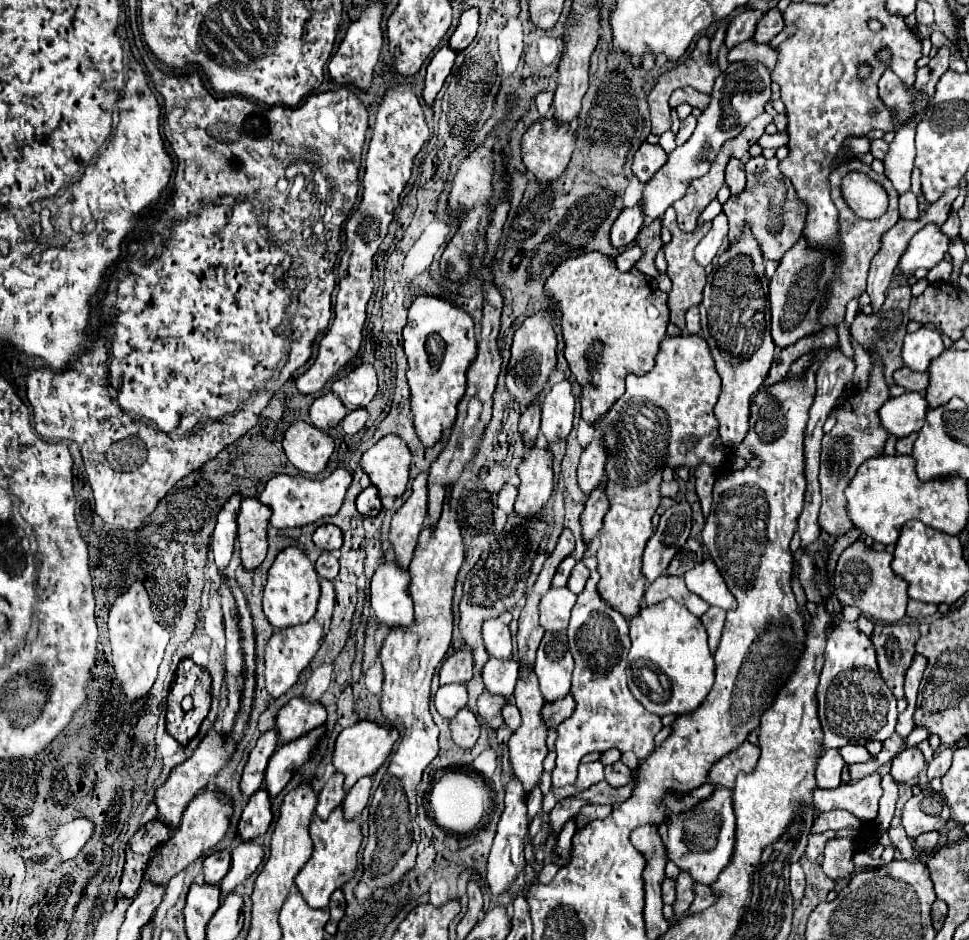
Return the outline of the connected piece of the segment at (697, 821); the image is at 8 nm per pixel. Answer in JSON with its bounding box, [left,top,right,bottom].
[665,786,735,884]

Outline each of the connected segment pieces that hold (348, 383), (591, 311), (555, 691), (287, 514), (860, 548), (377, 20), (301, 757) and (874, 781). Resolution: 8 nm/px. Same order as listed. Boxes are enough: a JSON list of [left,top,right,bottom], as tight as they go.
[[331,362,377,410],[545,252,667,424],[535,632,573,702],[259,466,353,528],[833,540,909,624],[329,4,383,90],[265,726,325,798],[811,772,883,824]]

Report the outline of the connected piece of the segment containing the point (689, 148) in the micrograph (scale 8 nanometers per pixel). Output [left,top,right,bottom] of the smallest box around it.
[643,60,771,220]

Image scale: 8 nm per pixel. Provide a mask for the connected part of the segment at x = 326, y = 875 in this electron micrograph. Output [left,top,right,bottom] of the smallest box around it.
[295,808,361,910]

